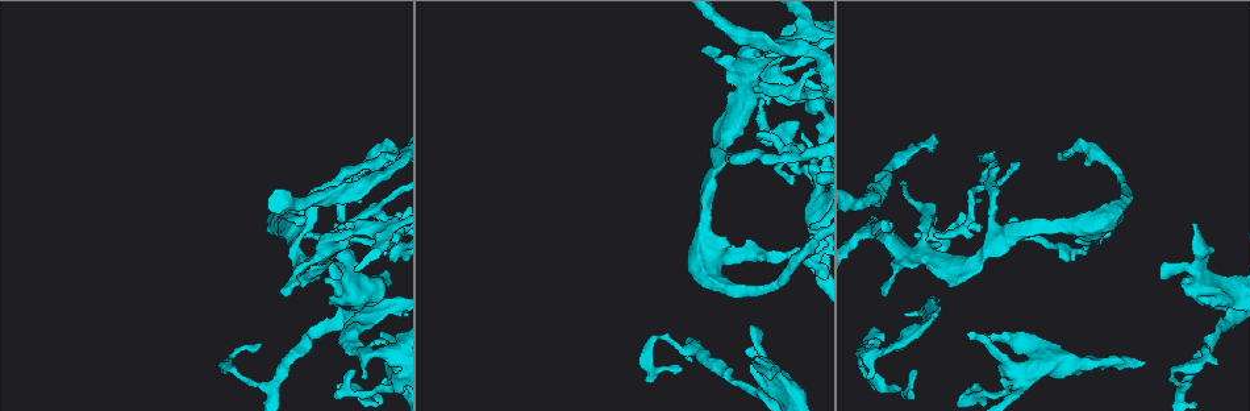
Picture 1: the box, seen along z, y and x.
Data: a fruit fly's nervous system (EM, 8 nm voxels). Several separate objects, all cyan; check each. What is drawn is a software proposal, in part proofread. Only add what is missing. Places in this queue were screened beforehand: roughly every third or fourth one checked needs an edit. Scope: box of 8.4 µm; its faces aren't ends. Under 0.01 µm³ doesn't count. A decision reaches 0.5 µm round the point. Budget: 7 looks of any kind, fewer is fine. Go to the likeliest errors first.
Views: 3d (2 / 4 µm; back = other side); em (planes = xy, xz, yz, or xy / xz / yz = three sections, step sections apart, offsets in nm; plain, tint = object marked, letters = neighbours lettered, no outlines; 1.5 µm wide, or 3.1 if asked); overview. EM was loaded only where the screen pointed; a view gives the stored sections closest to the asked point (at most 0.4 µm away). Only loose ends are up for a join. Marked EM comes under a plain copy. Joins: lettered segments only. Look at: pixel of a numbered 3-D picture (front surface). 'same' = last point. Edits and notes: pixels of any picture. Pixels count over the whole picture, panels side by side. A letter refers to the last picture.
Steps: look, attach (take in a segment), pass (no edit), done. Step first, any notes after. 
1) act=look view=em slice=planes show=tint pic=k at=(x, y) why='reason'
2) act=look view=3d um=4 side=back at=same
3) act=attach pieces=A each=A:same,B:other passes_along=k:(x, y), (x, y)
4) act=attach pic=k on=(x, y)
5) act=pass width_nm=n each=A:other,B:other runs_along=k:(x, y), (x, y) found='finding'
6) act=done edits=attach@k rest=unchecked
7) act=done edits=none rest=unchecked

act=look view=em slice=yz step=8 show=letters pic=1 at=(335, 225)

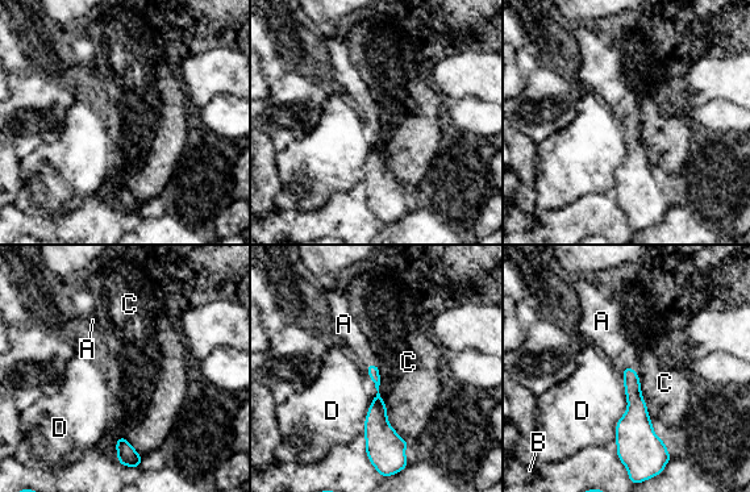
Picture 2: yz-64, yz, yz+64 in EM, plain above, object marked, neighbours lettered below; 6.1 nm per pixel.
act=attach pieces=A each=A:same,B:other,C:other,D:other passes_along=2:(376, 404), (370, 365), (349, 330) found='it goes on there'

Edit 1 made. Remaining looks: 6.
act=look view=em slice=yz step=4 show=tint pic=1 at=(337, 384) why='an open end'

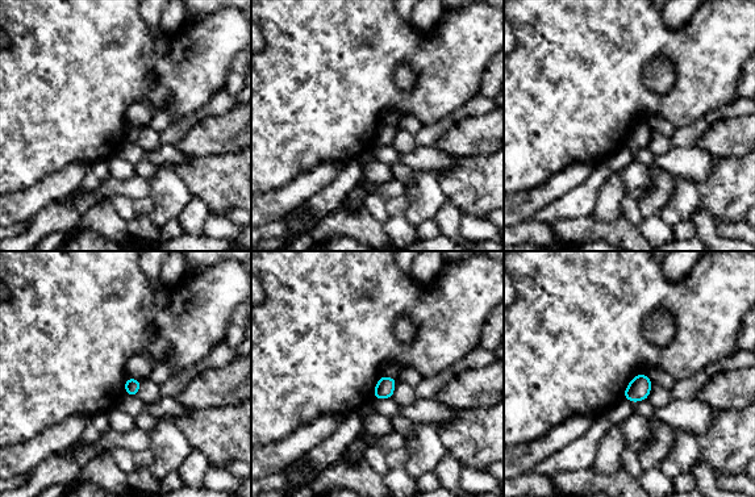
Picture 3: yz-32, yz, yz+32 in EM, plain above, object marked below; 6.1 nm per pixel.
act=look view=em slice=yz step=4 show=letters at=same why='what lies round it'

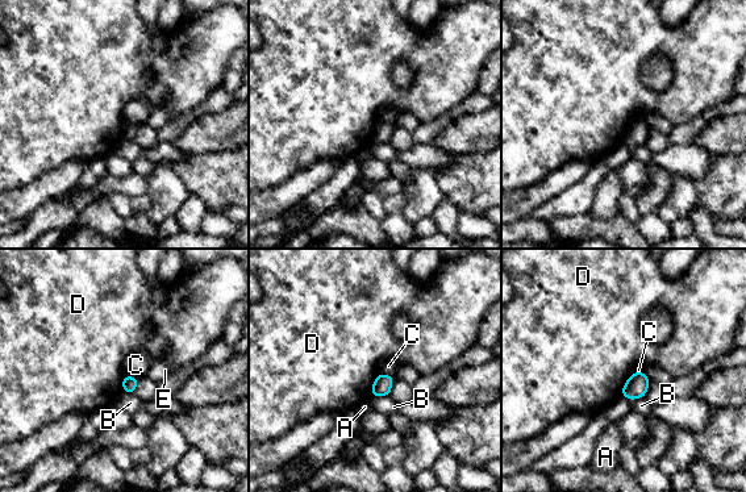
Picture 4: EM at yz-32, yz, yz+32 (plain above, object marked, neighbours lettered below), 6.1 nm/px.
act=pass each=A:other,B:other,C:other,D:other,E:other border=4:(378, 372), (394, 376) found='none of them fits'

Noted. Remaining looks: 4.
act=look view=em slice=planes show=letters pic=1 at=(708, 45) why='branch stops here'

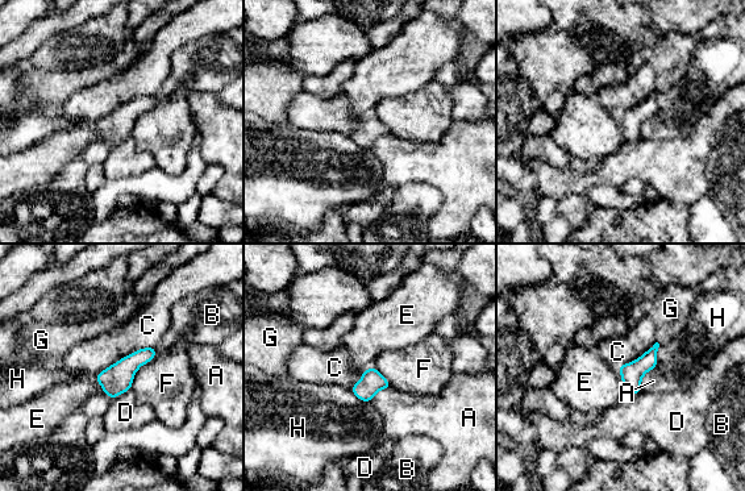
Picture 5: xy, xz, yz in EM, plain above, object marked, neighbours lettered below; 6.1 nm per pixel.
act=pass each=A:other,B:other,C:other,D:other,E:other,F:other,G:other,H:other border=5:(617, 367), (625, 390) found='none of them fits'

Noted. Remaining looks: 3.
act=done edits=attach@2 rest=unchecked

